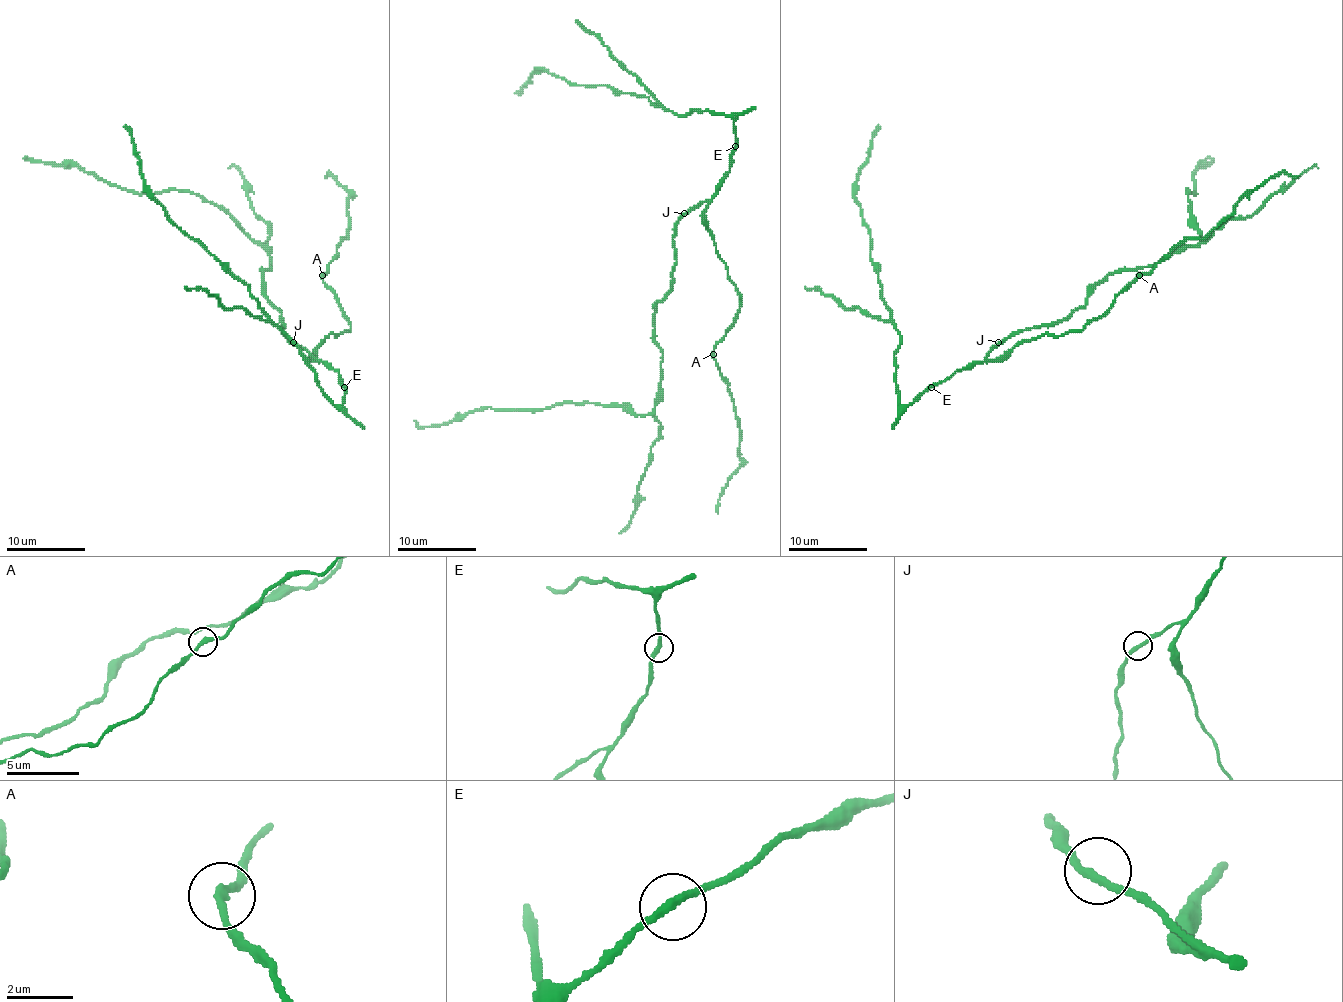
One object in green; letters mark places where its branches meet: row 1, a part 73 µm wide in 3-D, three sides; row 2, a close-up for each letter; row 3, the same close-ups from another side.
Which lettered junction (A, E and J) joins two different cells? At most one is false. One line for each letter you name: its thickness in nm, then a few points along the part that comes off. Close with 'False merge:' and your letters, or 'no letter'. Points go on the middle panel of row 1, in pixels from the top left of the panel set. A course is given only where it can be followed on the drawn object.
False merge: no letter

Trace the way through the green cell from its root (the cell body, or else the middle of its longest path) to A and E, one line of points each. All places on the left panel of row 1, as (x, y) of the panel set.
A: (293, 344), (317, 359), (313, 351), (331, 334), (337, 336), (350, 328), (323, 275)
E: (293, 344), (335, 369), (344, 387)

